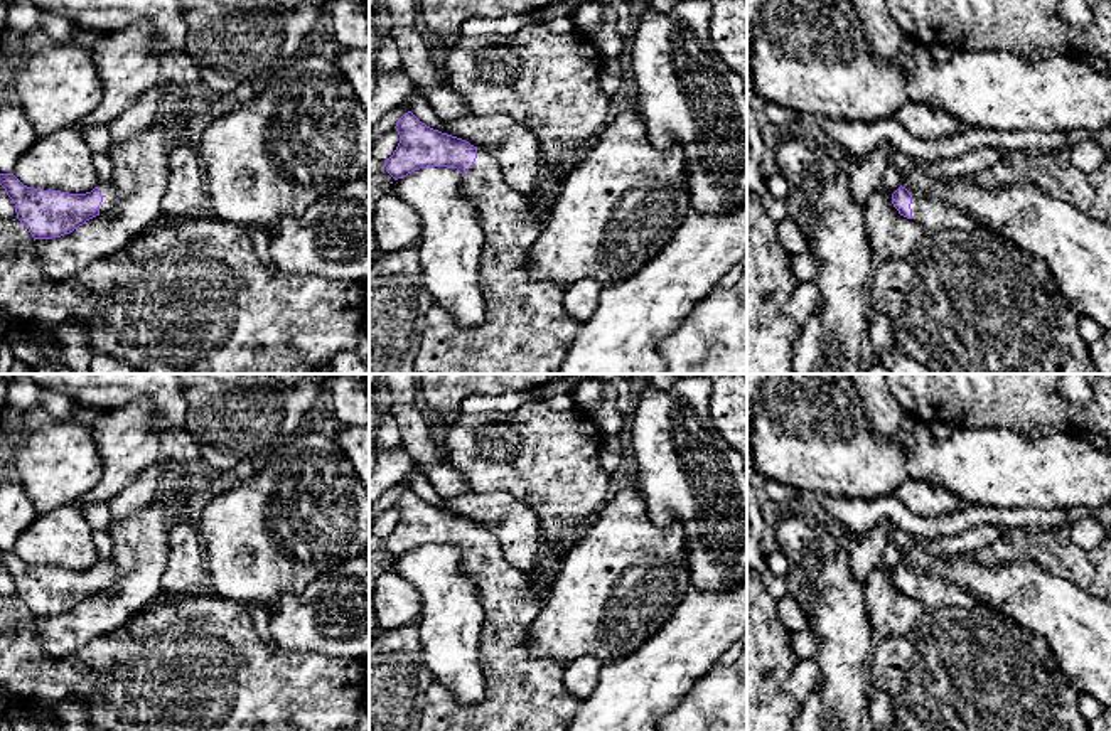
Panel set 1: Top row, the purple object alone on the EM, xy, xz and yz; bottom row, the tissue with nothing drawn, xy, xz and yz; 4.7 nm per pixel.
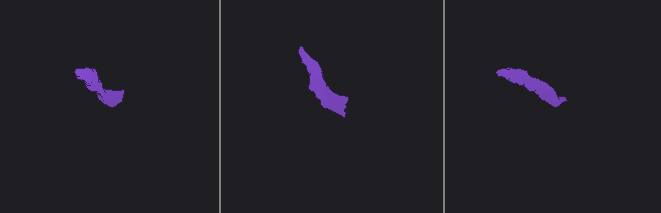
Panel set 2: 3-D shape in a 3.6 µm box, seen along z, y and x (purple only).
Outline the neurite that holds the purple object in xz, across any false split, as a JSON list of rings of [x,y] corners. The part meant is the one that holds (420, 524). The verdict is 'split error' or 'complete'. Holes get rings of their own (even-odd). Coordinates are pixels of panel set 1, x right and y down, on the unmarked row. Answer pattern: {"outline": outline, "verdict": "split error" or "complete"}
{"outline": [[[411,488],[405,490],[394,505],[400,520],[384,539],[386,549],[398,558],[427,544],[457,546],[462,551],[462,571],[474,583],[486,615],[479,642],[484,701],[462,706],[448,687],[433,682],[423,697],[418,731],[566,731],[582,701],[563,686],[565,664],[529,655],[529,628],[543,601],[529,591],[526,574],[504,558],[487,527],[427,504]]], "verdict": "split error"}

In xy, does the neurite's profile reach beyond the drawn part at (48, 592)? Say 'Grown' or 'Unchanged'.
Grown

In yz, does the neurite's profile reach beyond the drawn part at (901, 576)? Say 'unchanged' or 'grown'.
grown

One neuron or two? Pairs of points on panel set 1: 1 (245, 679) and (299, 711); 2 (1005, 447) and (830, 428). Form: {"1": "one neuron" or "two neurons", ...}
{"1": "one neuron", "2": "one neuron"}

